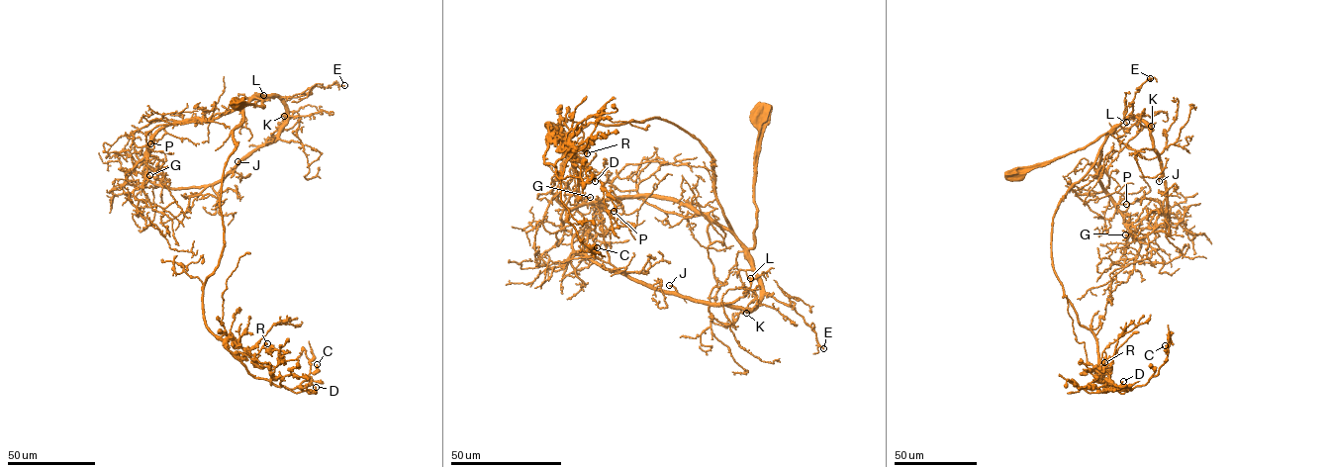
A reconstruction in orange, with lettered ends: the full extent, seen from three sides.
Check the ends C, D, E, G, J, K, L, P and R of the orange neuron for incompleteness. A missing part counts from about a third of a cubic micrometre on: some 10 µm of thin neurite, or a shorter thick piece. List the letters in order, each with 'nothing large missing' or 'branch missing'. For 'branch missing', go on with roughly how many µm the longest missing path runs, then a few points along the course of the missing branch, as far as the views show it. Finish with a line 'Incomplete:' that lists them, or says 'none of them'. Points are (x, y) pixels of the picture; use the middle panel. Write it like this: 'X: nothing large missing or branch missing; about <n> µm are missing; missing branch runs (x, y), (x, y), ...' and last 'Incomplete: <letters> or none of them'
C: nothing large missing
D: nothing large missing
E: nothing large missing
G: nothing large missing
J: nothing large missing
K: nothing large missing
L: nothing large missing
P: branch missing; about 60 µm are missing; missing branch runs (614, 211), (605, 247), (595, 261), (602, 270), (614, 273), (623, 302)
R: nothing large missing
Incomplete: P

